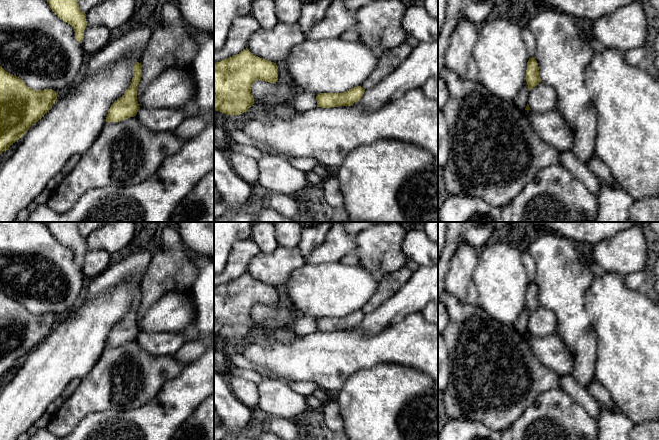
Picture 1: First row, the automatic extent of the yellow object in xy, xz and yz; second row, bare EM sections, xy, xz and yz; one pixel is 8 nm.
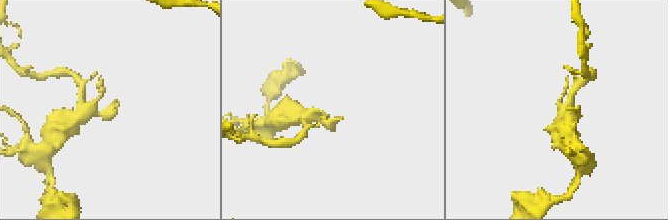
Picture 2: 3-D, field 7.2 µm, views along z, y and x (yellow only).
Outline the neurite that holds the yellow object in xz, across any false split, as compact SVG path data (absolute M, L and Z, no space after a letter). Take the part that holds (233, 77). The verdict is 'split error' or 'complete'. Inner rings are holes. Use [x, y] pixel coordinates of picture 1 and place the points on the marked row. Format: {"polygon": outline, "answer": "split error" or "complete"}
{"polygon": "M247 48L237 55L214 63L214 110L226 115L247 112L254 104L251 87L256 80L278 82L276 63L253 55Z", "answer": "complete"}

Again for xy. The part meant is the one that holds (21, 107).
{"polygon": "M0 66L0 154L38 122L56 99L54 90L33 90Z", "answer": "complete"}

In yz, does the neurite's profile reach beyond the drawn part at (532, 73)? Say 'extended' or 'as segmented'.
as segmented

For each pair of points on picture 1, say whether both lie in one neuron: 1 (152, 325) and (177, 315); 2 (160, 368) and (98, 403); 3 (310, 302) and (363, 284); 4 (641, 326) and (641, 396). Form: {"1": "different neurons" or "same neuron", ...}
{"1": "same neuron", "2": "same neuron", "3": "same neuron", "4": "same neuron"}

